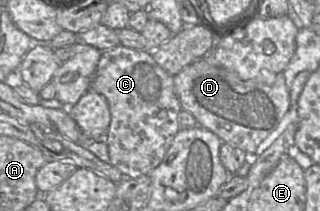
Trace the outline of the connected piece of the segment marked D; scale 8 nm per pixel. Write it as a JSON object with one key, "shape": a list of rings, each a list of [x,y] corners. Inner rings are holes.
{"shape":[[[201,58],[174,75],[173,80],[182,110],[191,113],[199,126],[213,132],[222,143],[239,148],[247,155],[258,154],[290,108],[290,86],[283,72],[276,75],[272,85],[266,85],[244,81]]]}

